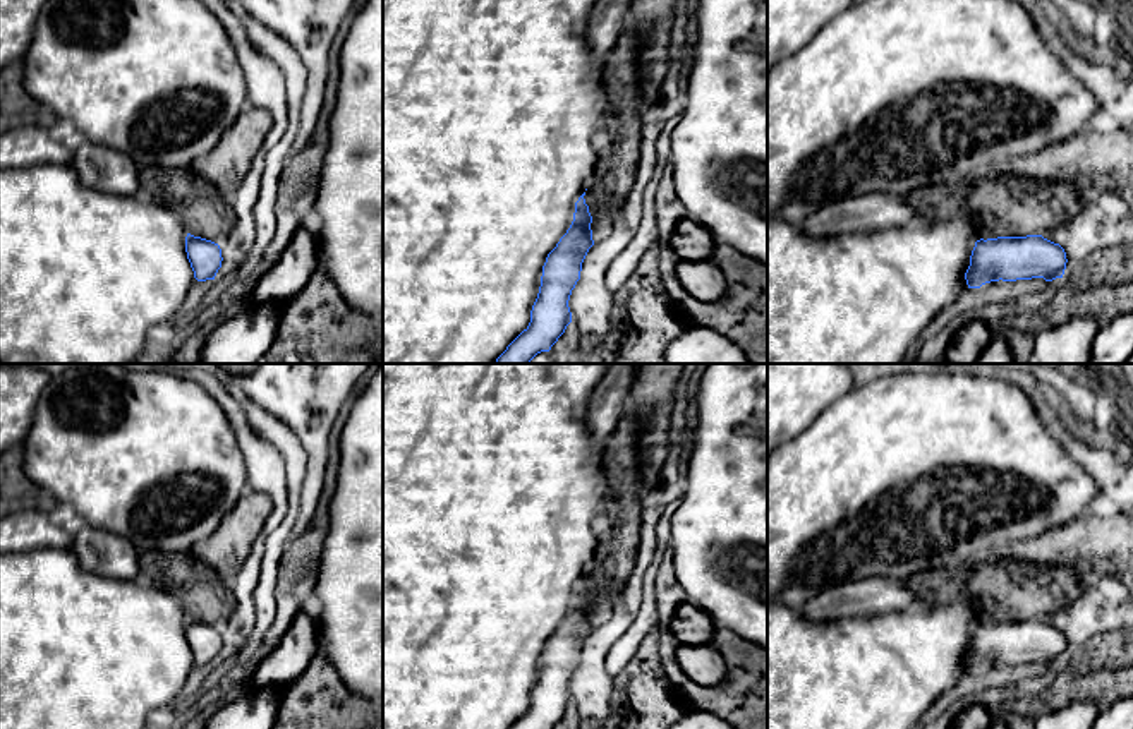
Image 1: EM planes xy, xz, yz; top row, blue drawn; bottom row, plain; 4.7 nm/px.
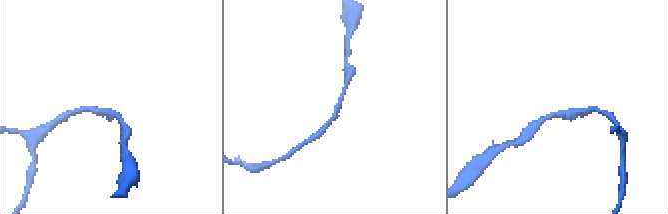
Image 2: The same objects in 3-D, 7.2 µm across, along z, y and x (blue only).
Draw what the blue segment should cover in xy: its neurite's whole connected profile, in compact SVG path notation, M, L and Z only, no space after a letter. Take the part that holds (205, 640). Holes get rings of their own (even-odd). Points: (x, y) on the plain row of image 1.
M187 618L185 636L197 666L215 664L223 645L218 628Z

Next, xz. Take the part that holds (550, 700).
M585 576L575 587L570 612L546 642L530 707L510 729L554 729L572 707L568 684L580 664L582 647L594 630L592 600L584 580Z

